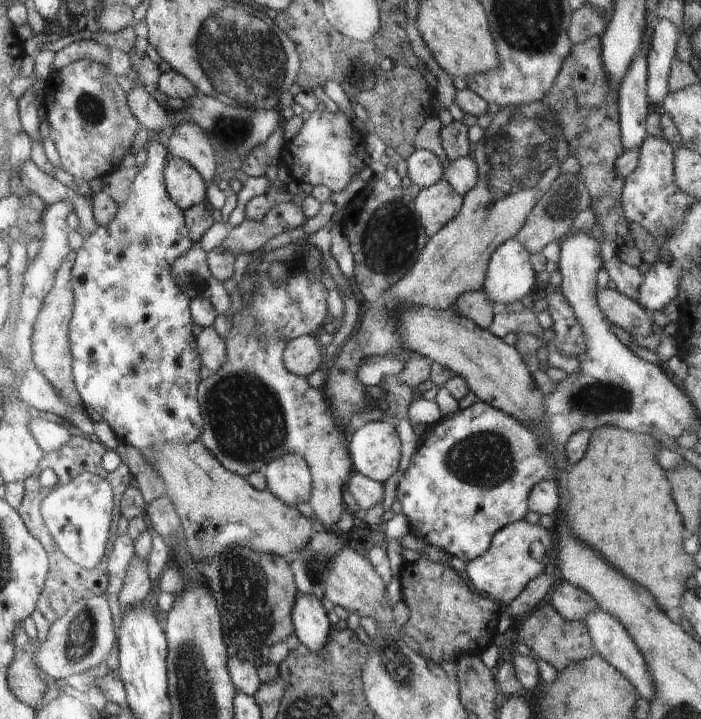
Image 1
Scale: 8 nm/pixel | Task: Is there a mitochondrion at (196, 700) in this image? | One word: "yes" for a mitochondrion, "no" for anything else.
yes

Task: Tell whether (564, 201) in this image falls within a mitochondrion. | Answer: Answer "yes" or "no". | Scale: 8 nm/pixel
yes

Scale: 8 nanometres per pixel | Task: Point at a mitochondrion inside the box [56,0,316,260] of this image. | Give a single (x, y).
(250, 63)

